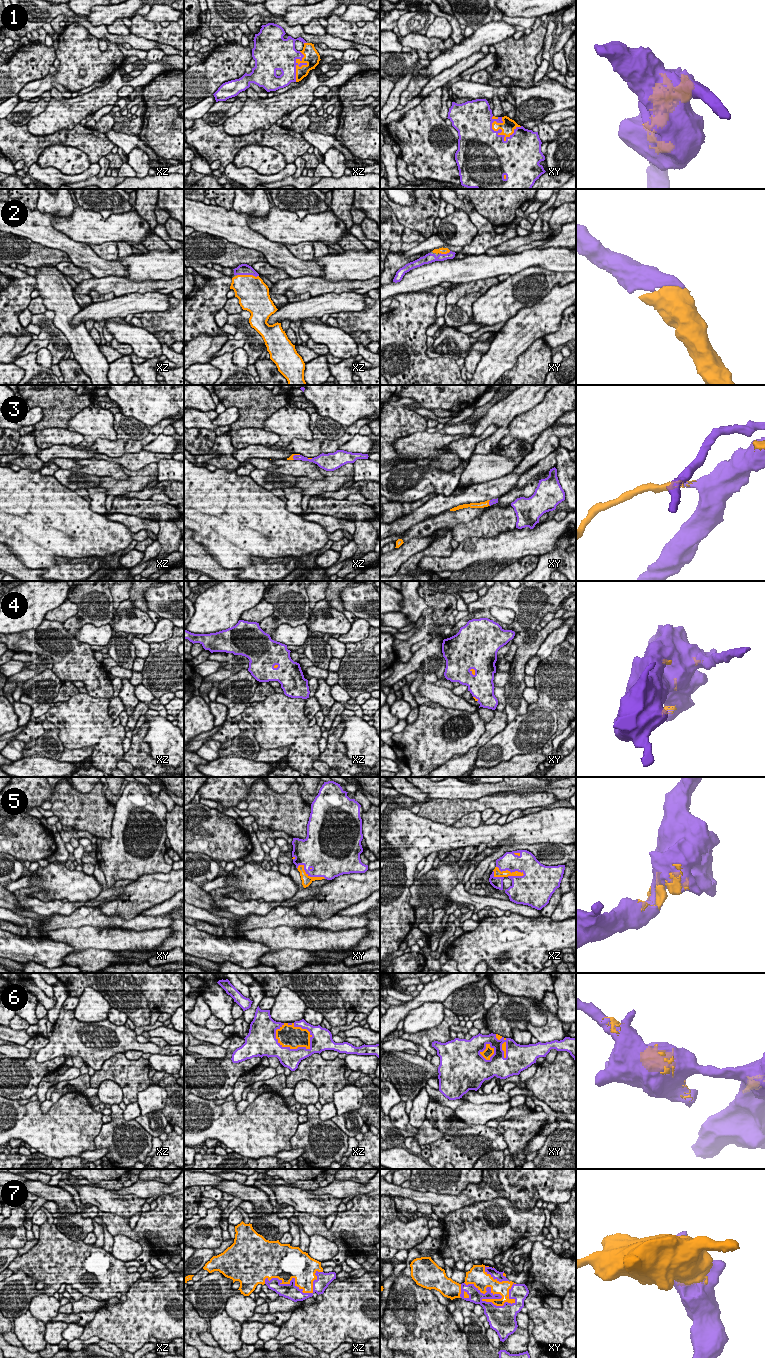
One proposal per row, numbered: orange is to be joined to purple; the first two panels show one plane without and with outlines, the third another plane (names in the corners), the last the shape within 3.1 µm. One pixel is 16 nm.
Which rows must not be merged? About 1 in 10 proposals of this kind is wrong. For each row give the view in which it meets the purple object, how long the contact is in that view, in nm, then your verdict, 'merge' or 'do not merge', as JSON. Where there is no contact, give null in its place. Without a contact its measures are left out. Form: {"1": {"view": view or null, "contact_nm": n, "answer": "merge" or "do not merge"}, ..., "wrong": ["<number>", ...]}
{"1": {"view": "xy", "contact_nm": 500, "answer": "merge"}, "2": {"view": "xz", "contact_nm": 360, "answer": "merge"}, "3": {"view": "xz", "contact_nm": 140, "answer": "merge"}, "4": {"view": "xy", "contact_nm": 140, "answer": "merge"}, "5": {"view": "xz", "contact_nm": 480, "answer": "merge"}, "6": {"view": "xz", "contact_nm": 650, "answer": "merge"}, "7": {"view": "xy", "contact_nm": 900, "answer": "merge"}, "wrong": []}

